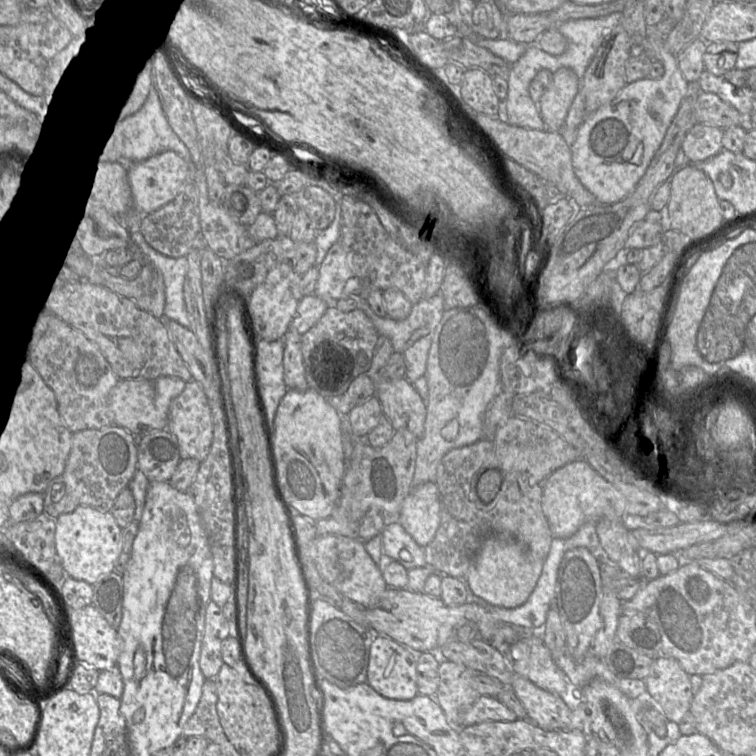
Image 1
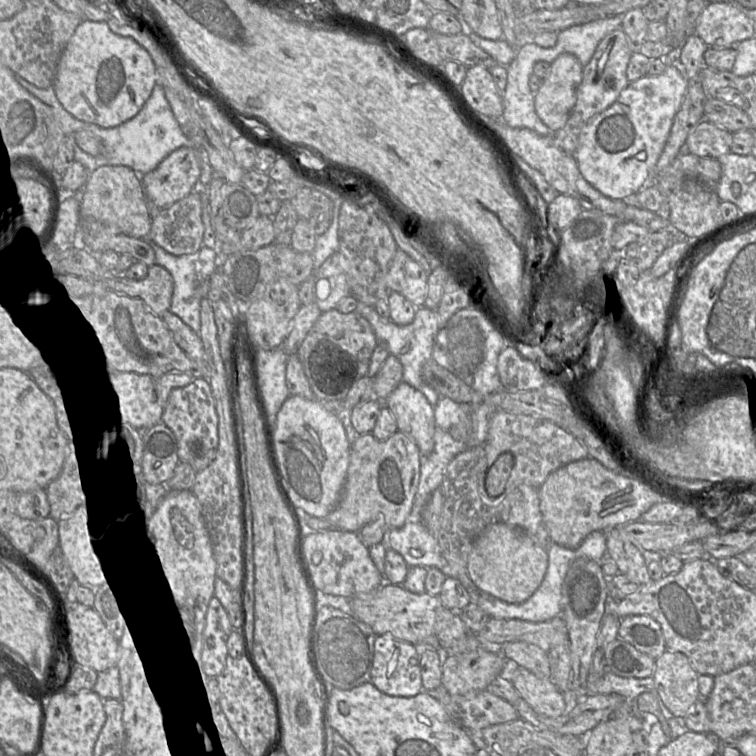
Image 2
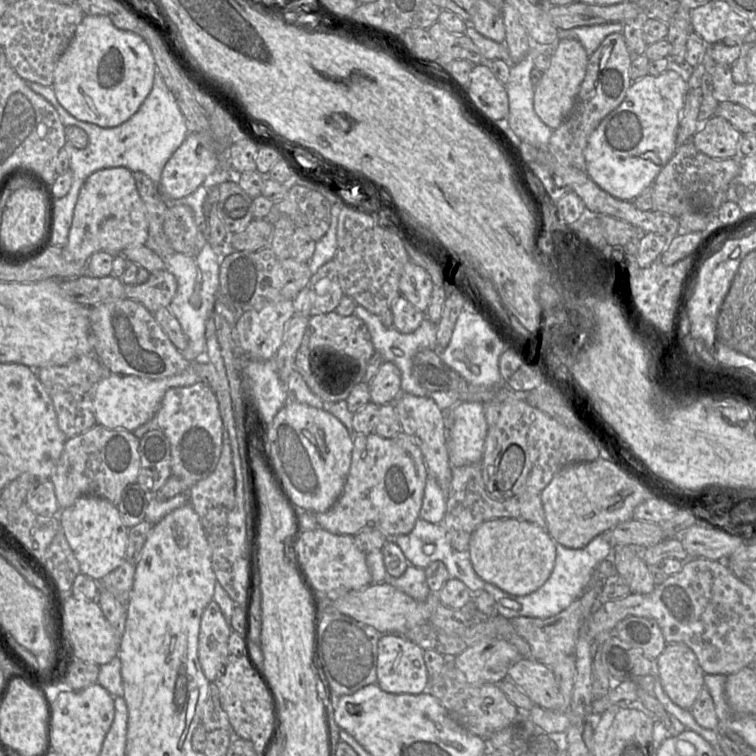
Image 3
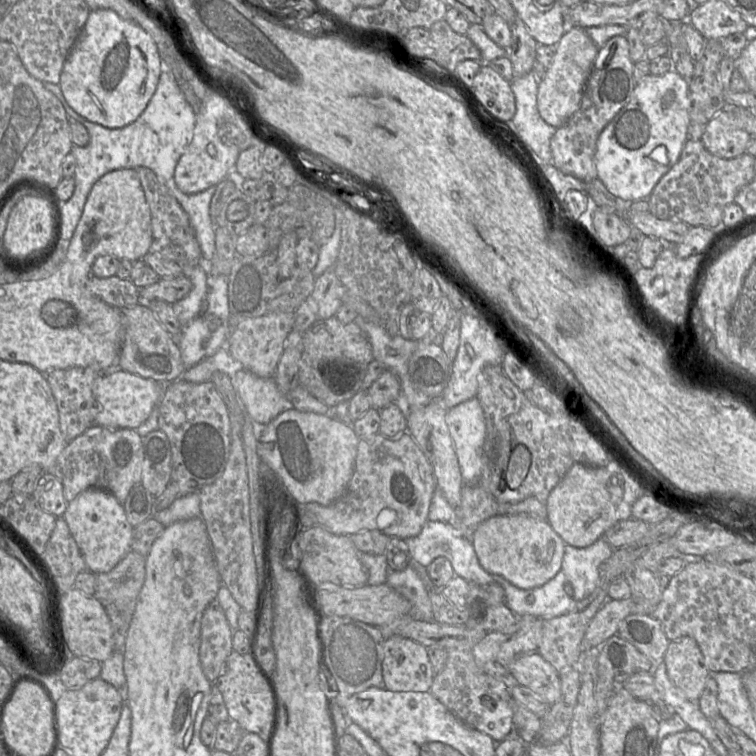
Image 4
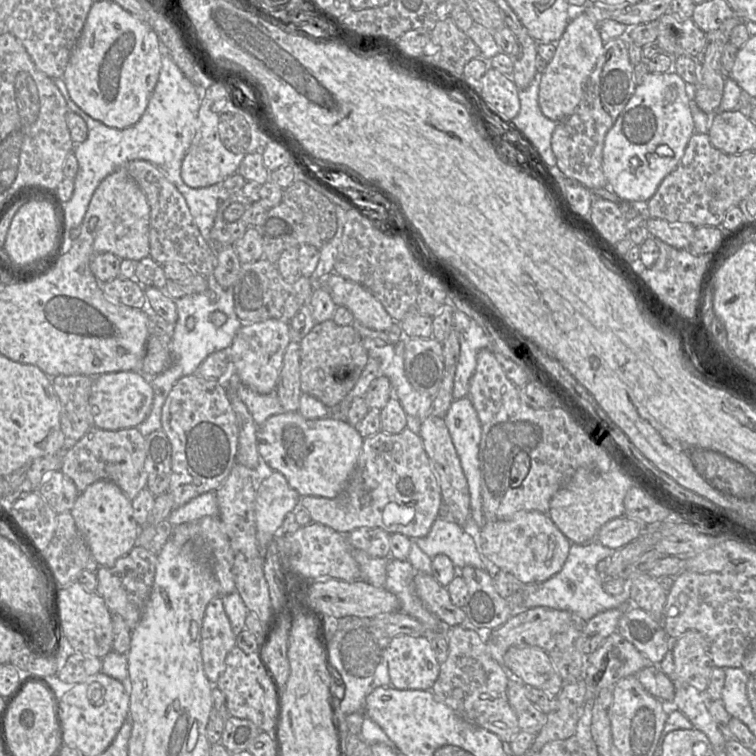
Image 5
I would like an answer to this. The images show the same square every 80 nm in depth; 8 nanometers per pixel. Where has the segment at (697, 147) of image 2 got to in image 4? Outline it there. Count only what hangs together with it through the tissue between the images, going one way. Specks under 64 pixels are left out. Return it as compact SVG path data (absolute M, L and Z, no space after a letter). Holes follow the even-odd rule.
M723 109L706 125L700 138L702 144L712 155L731 159L746 153L752 137L741 126L730 109Z

